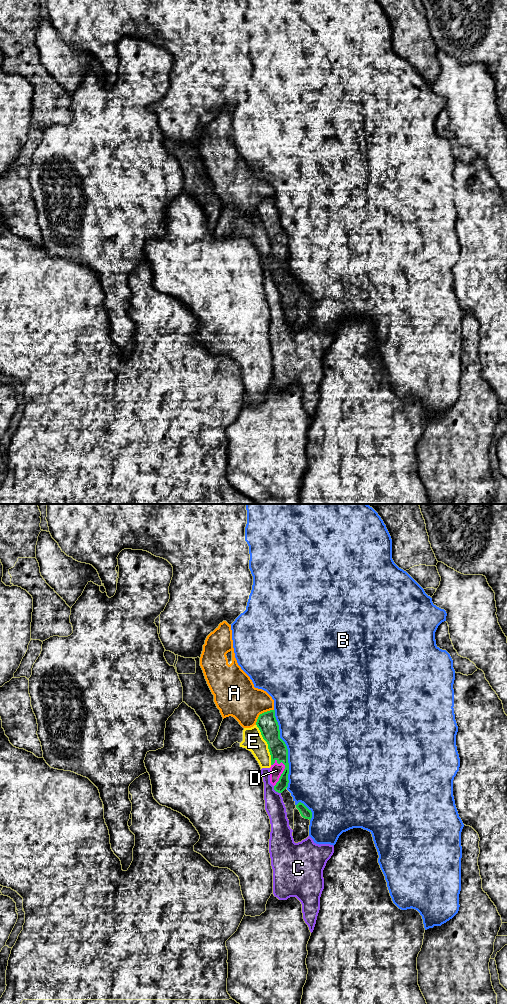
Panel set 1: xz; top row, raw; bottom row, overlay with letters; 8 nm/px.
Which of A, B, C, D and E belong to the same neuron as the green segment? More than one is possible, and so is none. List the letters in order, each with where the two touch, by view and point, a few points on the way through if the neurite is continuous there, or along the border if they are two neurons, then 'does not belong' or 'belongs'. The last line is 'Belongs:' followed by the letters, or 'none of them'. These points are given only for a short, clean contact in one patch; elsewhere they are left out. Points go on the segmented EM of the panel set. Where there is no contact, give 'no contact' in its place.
A: xz (262, 713) | does not belong
B: xz (286, 748) | does not belong
C: xz (276, 791) | does not belong
D: xz (283, 771) | across xz (278, 750), (283, 771), (276, 770) | belongs
E: xz (267, 743) | does not belong
Belongs: D

